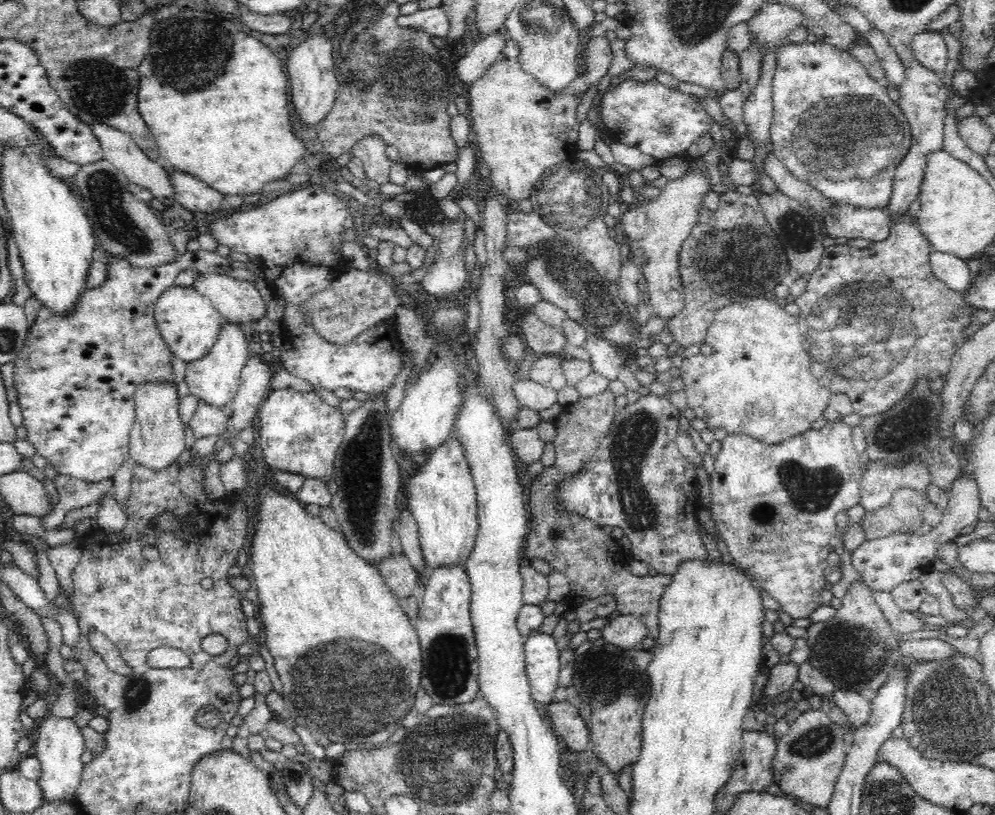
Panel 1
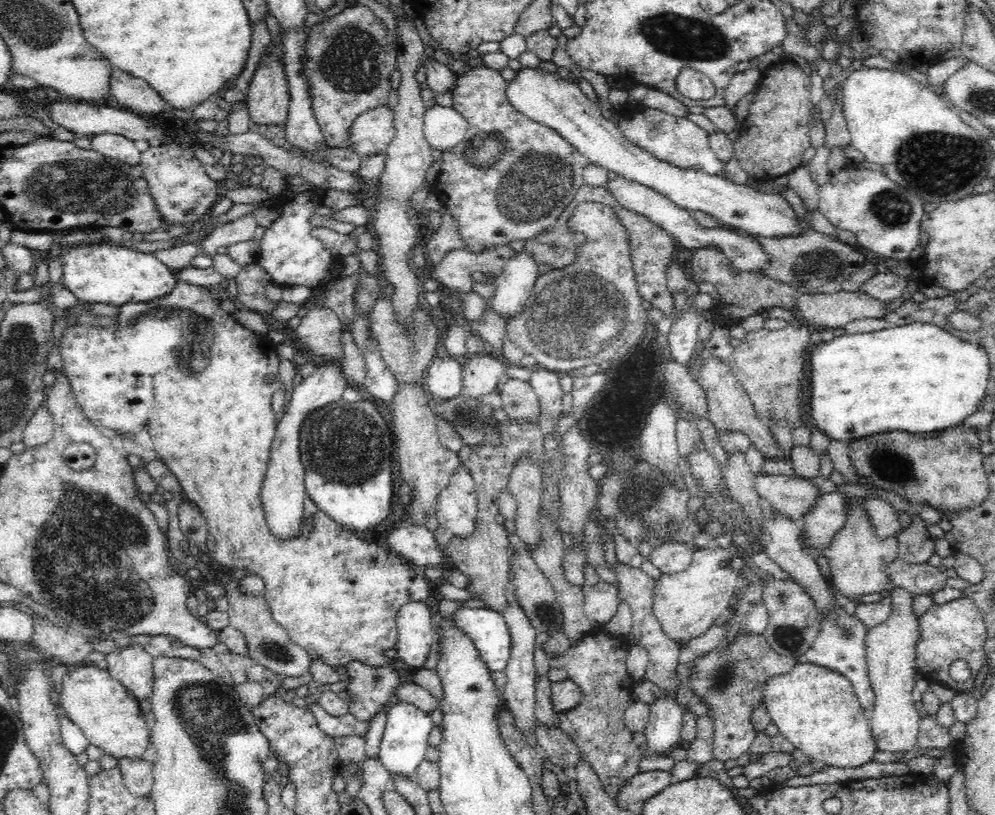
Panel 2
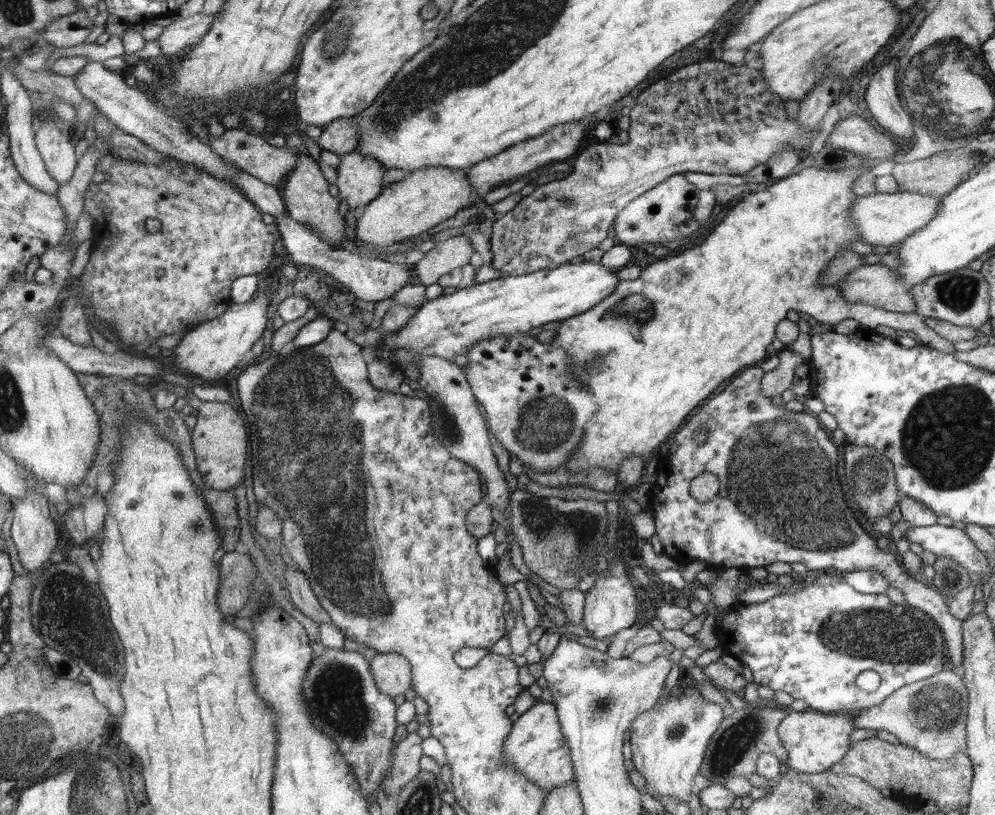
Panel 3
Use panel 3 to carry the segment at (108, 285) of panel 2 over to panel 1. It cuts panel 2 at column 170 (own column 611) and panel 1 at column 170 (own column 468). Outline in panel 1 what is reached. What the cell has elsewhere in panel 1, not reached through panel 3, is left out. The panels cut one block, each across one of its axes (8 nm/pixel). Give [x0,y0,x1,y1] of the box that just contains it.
[154,286,225,364]

